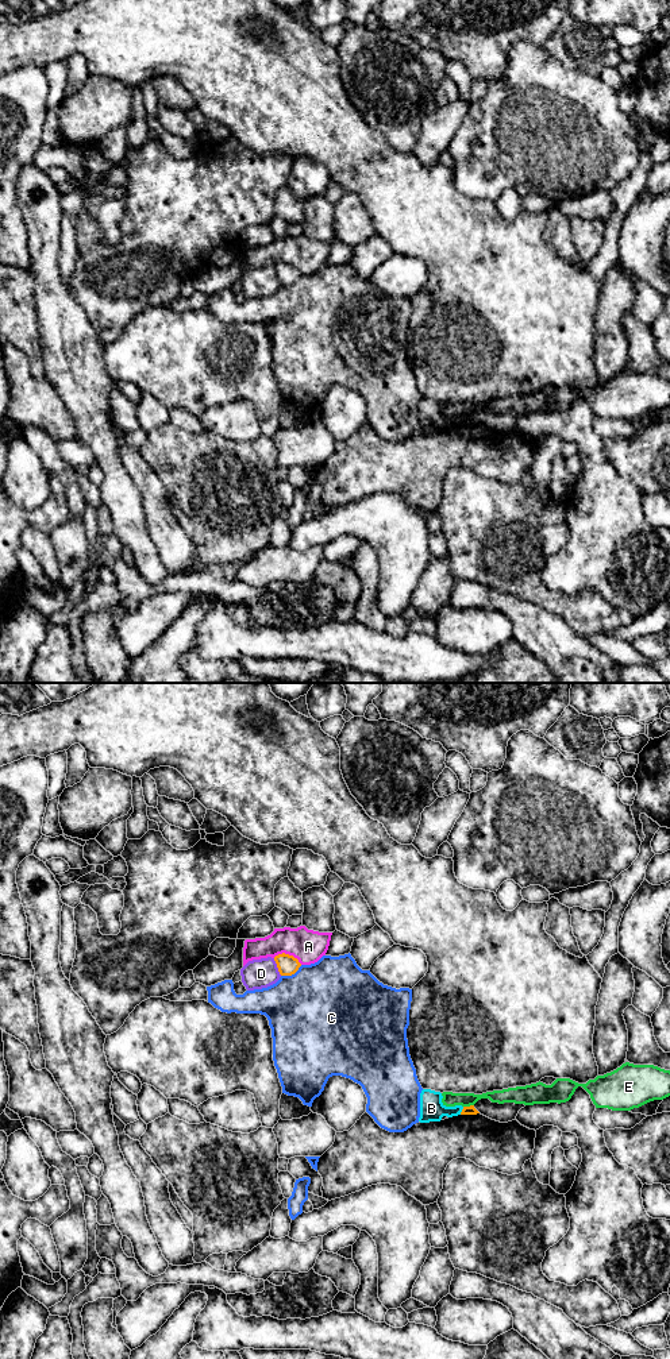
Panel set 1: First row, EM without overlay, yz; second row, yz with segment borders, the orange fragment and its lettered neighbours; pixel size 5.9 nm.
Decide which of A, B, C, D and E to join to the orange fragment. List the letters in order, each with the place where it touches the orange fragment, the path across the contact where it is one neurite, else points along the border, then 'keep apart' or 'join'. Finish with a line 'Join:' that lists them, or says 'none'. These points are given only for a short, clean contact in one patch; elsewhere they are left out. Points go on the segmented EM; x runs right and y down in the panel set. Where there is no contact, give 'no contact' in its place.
A: yz (288, 954) | along yz (273, 957), (288, 953), (301, 964) | keep apart
B: yz (462, 1111) | along yz (464, 1107), (459, 1114) | keep apart
C: yz (291, 975) | along yz (301, 965), (293, 973), (281, 976) | keep apart
D: yz (277, 966) | along yz (273, 958), (281, 975) | keep apart
E: yz (468, 1107) | keep apart
Join: none

